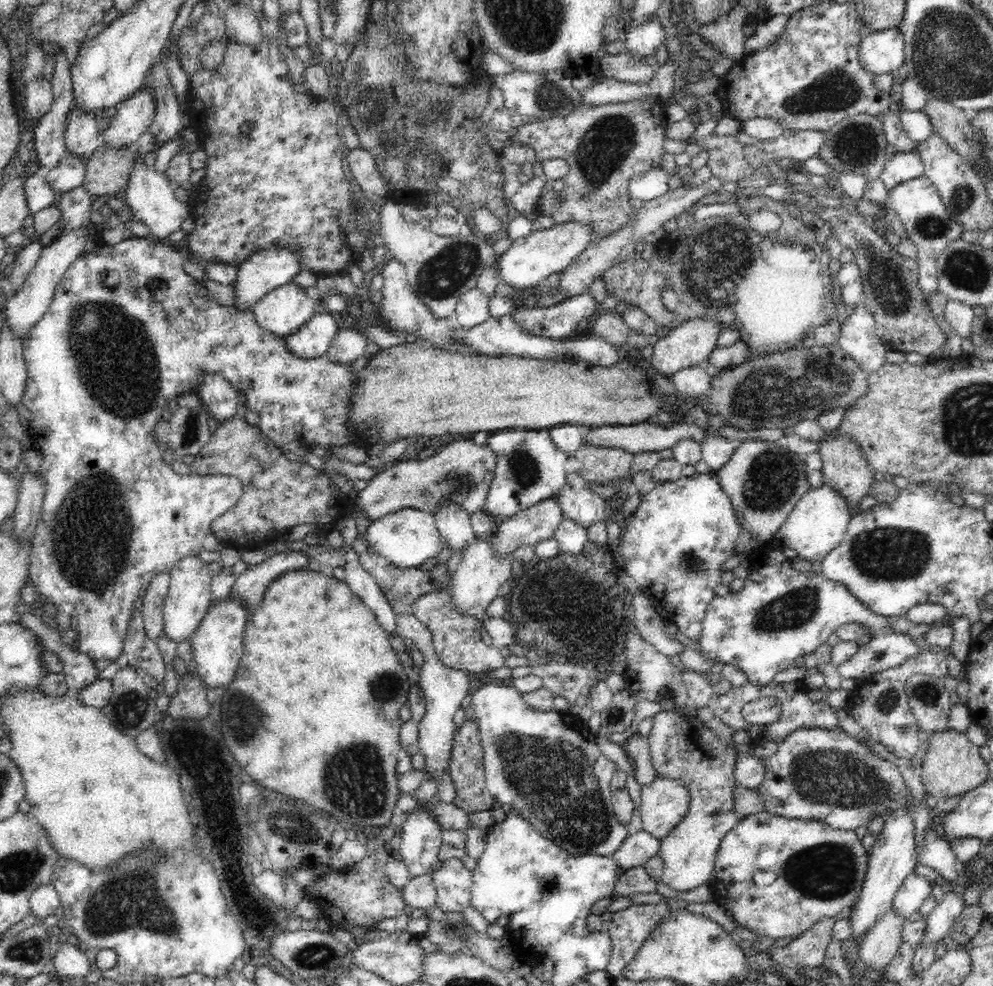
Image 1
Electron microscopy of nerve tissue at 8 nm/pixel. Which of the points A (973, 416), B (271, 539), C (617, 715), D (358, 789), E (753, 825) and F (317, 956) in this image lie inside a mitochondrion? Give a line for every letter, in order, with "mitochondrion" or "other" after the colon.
A: mitochondrion
B: other
C: mitochondrion
D: mitochondrion
E: other
F: mitochondrion

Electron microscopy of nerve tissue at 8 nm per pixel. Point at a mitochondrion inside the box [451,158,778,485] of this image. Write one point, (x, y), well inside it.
(721, 260)

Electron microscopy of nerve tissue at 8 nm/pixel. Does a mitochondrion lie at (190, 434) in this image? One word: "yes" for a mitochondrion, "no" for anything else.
yes

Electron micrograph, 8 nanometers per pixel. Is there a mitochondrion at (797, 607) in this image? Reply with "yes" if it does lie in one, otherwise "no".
yes

